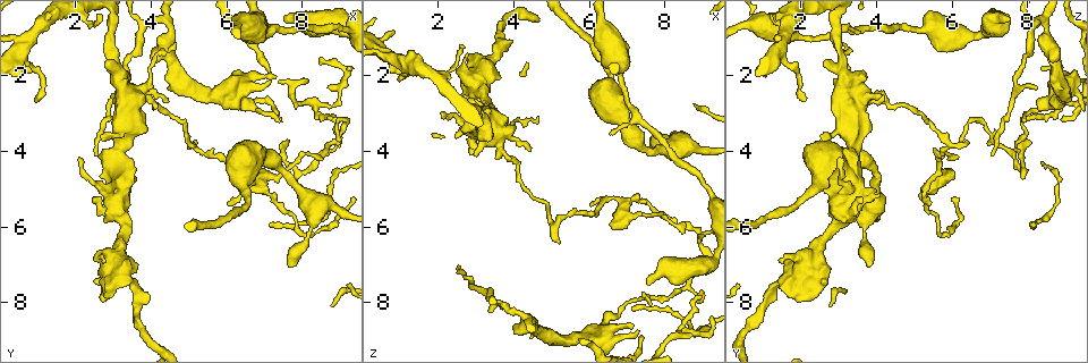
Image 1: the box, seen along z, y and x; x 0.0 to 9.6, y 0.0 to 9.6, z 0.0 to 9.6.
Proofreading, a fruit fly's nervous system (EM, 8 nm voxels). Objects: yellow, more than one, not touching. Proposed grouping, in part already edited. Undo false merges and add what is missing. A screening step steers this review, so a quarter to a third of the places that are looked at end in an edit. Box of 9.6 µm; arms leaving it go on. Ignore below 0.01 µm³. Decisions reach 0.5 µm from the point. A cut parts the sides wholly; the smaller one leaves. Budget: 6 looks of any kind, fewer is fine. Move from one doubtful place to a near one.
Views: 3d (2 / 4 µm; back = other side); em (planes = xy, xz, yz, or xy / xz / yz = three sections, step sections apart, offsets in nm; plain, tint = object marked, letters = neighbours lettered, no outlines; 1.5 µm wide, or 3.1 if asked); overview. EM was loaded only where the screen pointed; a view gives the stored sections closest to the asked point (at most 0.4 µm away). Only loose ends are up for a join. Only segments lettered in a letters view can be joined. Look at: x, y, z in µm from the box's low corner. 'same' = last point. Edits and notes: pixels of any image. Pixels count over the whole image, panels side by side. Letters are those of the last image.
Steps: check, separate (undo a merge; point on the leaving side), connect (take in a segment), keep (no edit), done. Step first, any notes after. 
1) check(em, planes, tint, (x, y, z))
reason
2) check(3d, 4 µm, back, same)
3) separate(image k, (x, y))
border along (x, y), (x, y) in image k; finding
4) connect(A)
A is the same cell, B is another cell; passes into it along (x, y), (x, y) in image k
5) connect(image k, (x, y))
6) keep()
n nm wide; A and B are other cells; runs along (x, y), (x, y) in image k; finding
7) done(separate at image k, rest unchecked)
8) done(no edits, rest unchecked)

check(3d, 4 µm, (3.50, 7.50, 1.45))
sudden change in width

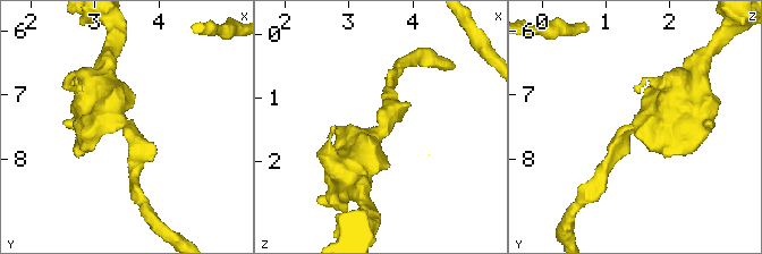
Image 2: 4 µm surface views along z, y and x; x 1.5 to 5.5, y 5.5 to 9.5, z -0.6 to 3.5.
check(em, planes, letters, (3.55, 7.45, 1.50))
shape alone is not enough

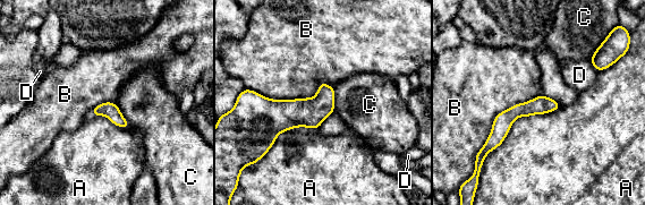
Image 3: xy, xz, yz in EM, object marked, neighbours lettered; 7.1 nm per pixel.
keep()
120 nm wide; A touches over 650 nm; A, B, C and D are other cells; one neuron here

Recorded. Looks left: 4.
check(3d, 4 µm, (3.15, 3.45, 2.95))
calibre changes

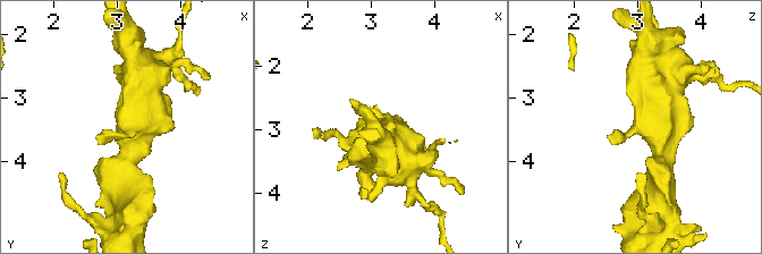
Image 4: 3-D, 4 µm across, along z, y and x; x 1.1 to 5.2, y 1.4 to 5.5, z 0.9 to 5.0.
check(em, yz, step 8, letters, (3.15, 3.50, 2.95))
shape alone is not enough

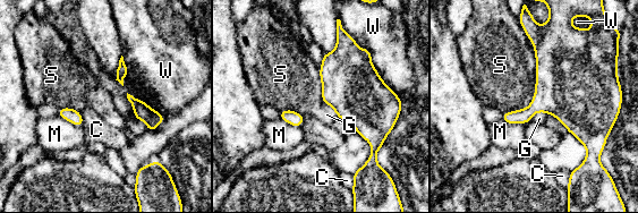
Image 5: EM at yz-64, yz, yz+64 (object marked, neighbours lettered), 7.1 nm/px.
keep()
180 nm wide; C, G, M, S and W are other cells; border along (547, 113), (536, 112), (530, 119) in image 5; all the same neuron

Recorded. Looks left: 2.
check(em, planes, letters, (6.55, 0.90, 3.60))
tapers out

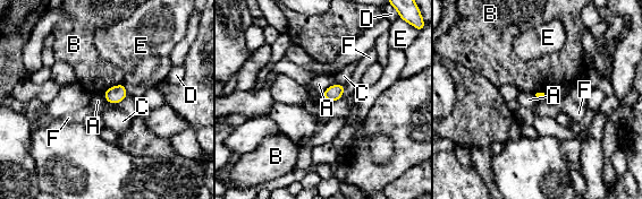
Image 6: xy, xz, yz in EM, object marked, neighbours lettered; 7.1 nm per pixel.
keep()
A, B, C, D, E and F are other cells; border along (127, 95), (118, 103), (107, 102) in image 6; no lettered segment goes on from it

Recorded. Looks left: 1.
done(no edits, rest unchecked)

